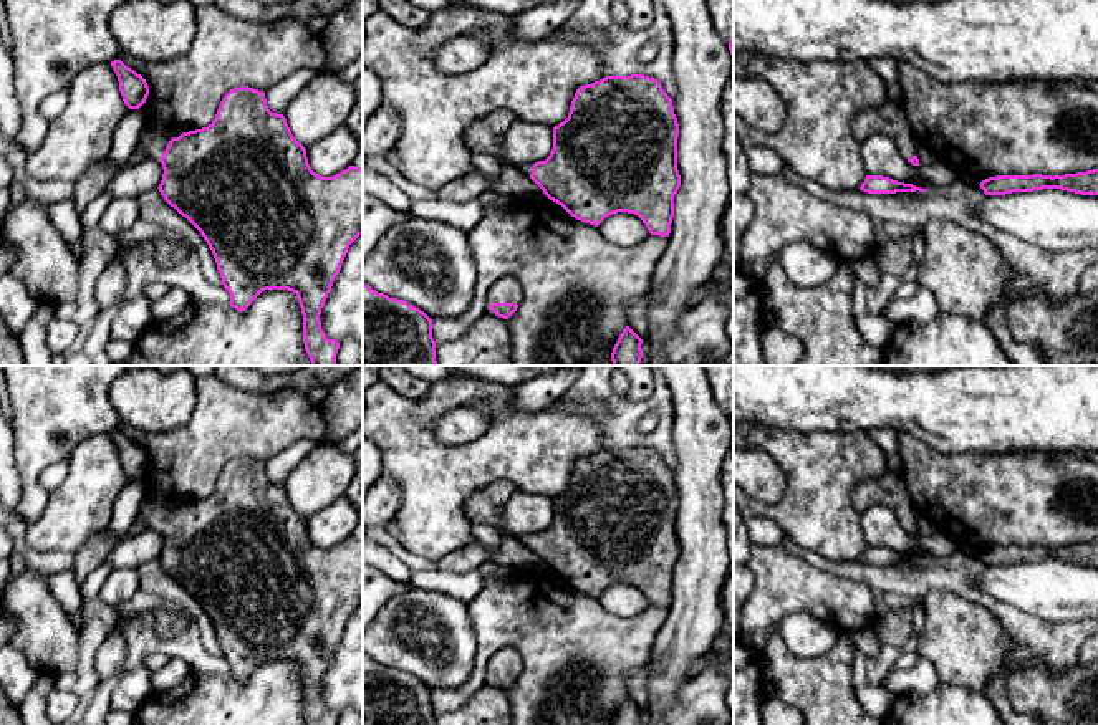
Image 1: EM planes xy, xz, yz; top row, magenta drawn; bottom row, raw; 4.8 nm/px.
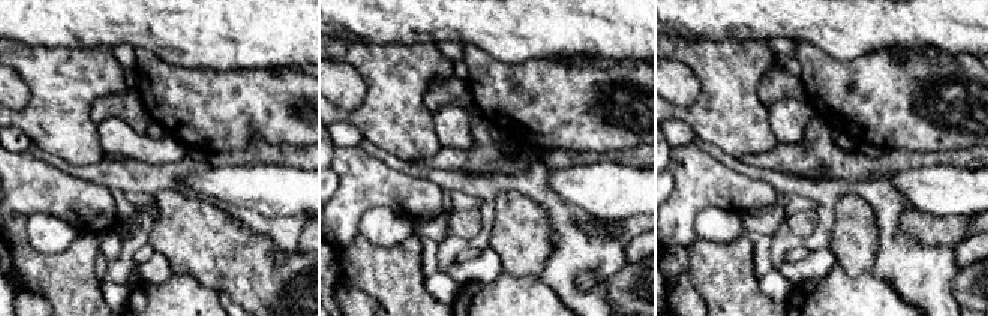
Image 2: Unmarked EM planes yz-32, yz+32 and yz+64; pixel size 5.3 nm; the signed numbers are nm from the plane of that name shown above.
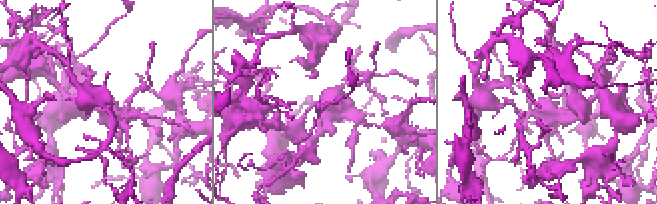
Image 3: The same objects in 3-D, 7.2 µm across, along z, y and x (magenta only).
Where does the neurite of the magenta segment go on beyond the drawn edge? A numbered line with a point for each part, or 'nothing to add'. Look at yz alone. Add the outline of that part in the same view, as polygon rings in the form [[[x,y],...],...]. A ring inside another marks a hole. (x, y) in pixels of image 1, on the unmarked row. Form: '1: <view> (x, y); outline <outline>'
1: yz (888, 490); outline [[[888,470],[879,478],[860,482],[853,488],[853,507],[860,515],[871,505],[893,508],[904,530],[917,526],[919,515],[908,495],[901,475]]]

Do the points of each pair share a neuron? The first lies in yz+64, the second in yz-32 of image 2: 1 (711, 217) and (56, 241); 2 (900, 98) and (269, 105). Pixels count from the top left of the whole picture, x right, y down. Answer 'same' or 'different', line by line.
1: same
2: same

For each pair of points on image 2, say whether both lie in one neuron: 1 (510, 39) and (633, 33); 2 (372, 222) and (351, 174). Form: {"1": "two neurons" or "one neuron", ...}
{"1": "one neuron", "2": "two neurons"}

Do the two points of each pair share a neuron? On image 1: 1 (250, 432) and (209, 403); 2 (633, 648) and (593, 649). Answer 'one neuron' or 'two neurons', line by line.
1: one neuron
2: one neuron

